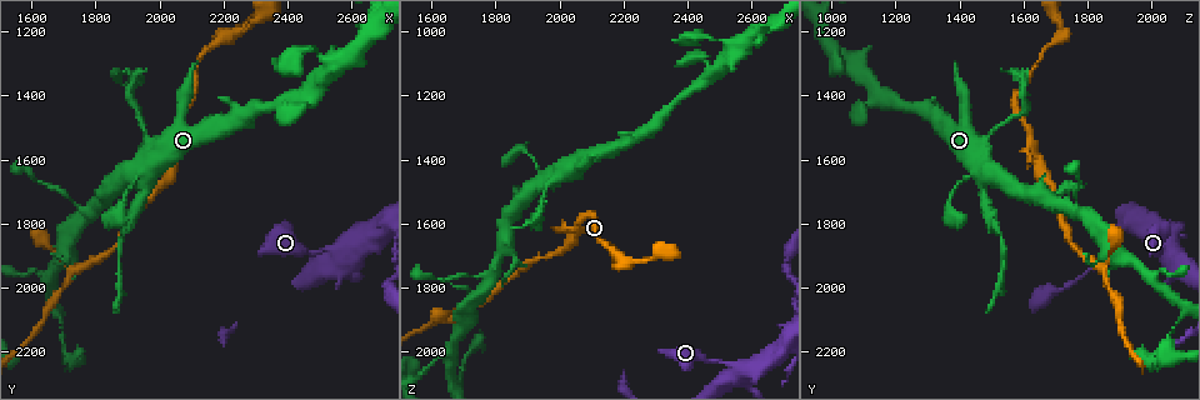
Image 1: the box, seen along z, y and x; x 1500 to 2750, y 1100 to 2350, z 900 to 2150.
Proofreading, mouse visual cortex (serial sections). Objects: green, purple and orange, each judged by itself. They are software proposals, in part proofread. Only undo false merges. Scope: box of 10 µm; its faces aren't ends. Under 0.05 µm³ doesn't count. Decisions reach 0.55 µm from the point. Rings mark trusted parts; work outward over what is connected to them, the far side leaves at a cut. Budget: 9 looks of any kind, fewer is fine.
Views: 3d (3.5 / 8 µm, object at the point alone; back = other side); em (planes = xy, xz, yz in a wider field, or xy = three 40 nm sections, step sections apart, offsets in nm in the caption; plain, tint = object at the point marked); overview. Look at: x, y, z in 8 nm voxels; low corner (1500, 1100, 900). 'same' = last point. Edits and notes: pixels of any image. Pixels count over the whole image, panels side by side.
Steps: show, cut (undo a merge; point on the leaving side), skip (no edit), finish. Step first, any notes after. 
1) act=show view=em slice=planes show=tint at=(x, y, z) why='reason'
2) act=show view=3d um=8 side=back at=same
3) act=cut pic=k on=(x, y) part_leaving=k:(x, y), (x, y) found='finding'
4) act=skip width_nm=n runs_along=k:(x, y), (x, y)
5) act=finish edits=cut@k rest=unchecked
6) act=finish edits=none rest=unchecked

act=show view=3d um=3.5 at=(1740, 1950, 1860) why='three-way junction'

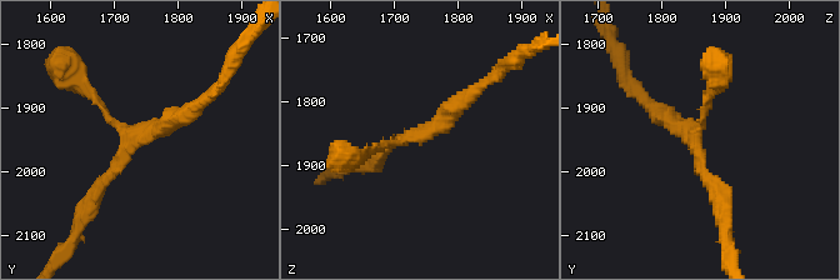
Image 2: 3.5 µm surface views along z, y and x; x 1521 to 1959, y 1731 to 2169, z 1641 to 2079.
act=show view=em slice=xy step=2 show=tint at=(1740, 1945, 1855) arms=3 arm_widths_nm=100,150,250

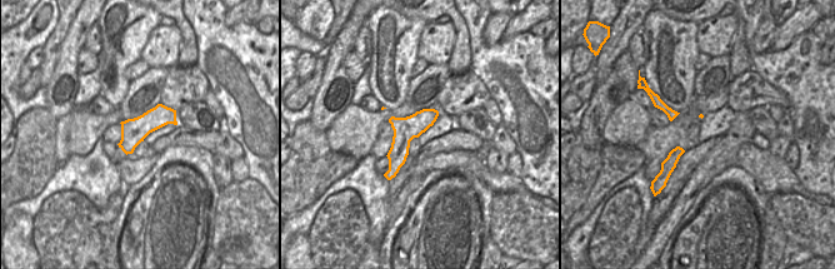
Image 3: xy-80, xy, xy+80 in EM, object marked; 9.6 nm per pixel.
act=skip runs_along=3:(434, 113), (401, 140), (389, 174) found='all the same cell'

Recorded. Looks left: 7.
act=show view=3d um=3.5 at=(1910, 1800, 1500) why='calibre changes'

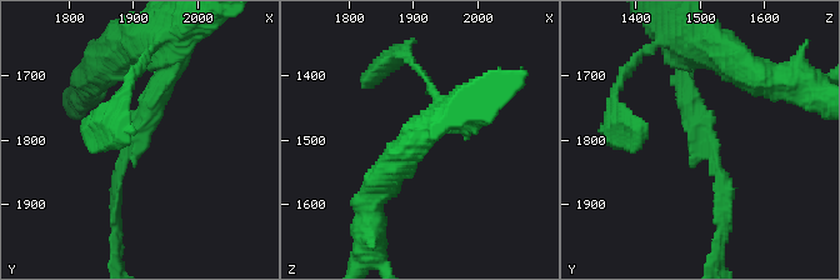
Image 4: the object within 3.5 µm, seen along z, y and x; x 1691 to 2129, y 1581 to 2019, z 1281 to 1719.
act=show view=em slice=xy step=2 show=tint at=(1905, 1795, 1495)

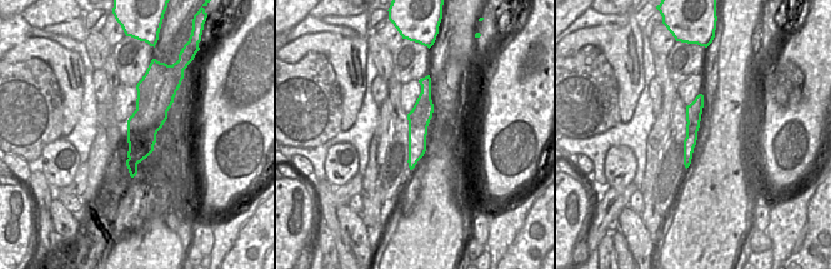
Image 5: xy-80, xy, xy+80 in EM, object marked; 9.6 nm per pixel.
act=skip runs_along=4:(171, 66), (118, 170), (114, 204) found='one cell here'

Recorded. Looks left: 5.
act=show view=3d um=3.5 side=back at=(1960, 1520, 1490) why='thick turns thin'

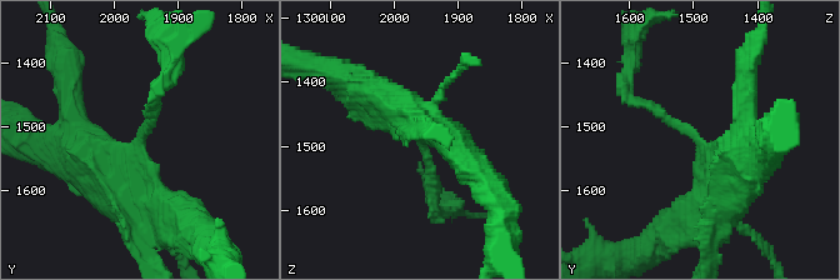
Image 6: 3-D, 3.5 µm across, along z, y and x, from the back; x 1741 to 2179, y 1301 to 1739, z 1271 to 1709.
act=show view=em slice=xy step=2 show=tint at=(1960, 1525, 1490) arm_widths_nm=150,500

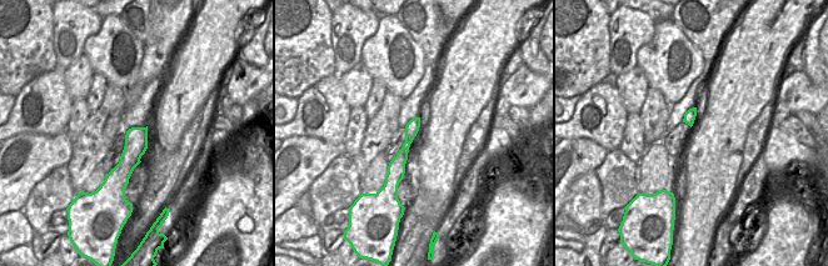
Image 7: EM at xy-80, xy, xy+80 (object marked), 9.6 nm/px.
act=skip runs_along=6:(359, 90), (420, 135), (431, 205) found='continuous, no second cell'

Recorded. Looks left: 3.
act=show view=3d um=8 at=(2560, 1880, 2060) why='thin neck'

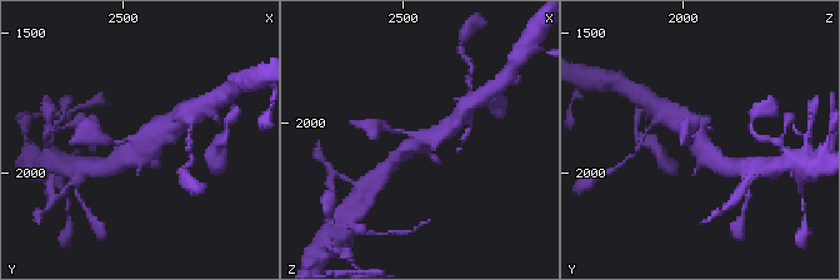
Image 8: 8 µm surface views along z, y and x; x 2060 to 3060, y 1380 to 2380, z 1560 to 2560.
act=show view=3d um=3.5 at=same why='zoom in'

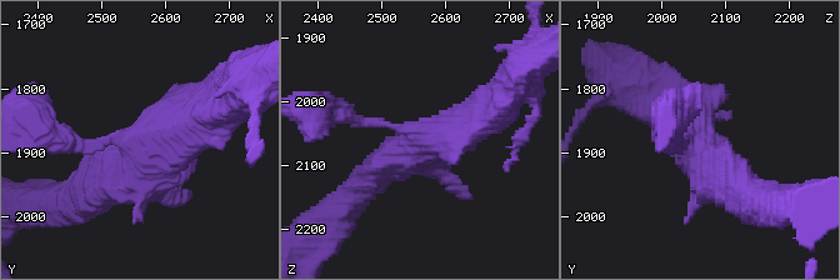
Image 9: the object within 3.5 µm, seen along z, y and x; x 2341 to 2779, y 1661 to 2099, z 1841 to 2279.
act=show view=em slice=xy step=5 show=tint at=(2555, 1885, 2055)

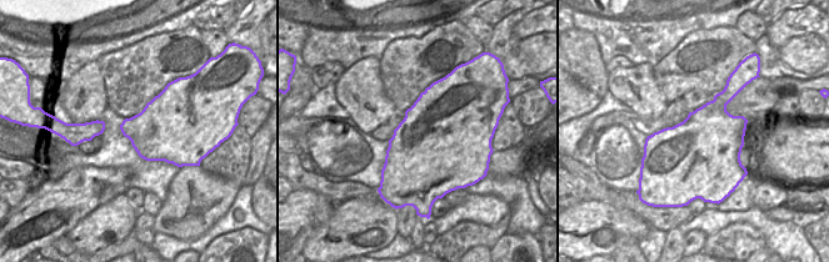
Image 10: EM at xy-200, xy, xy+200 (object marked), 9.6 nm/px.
act=skip runs_along=9:(78, 141), (154, 141), (220, 110) found='continuous, no second cell'

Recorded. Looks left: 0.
act=finish edits=none rest=unchecked

